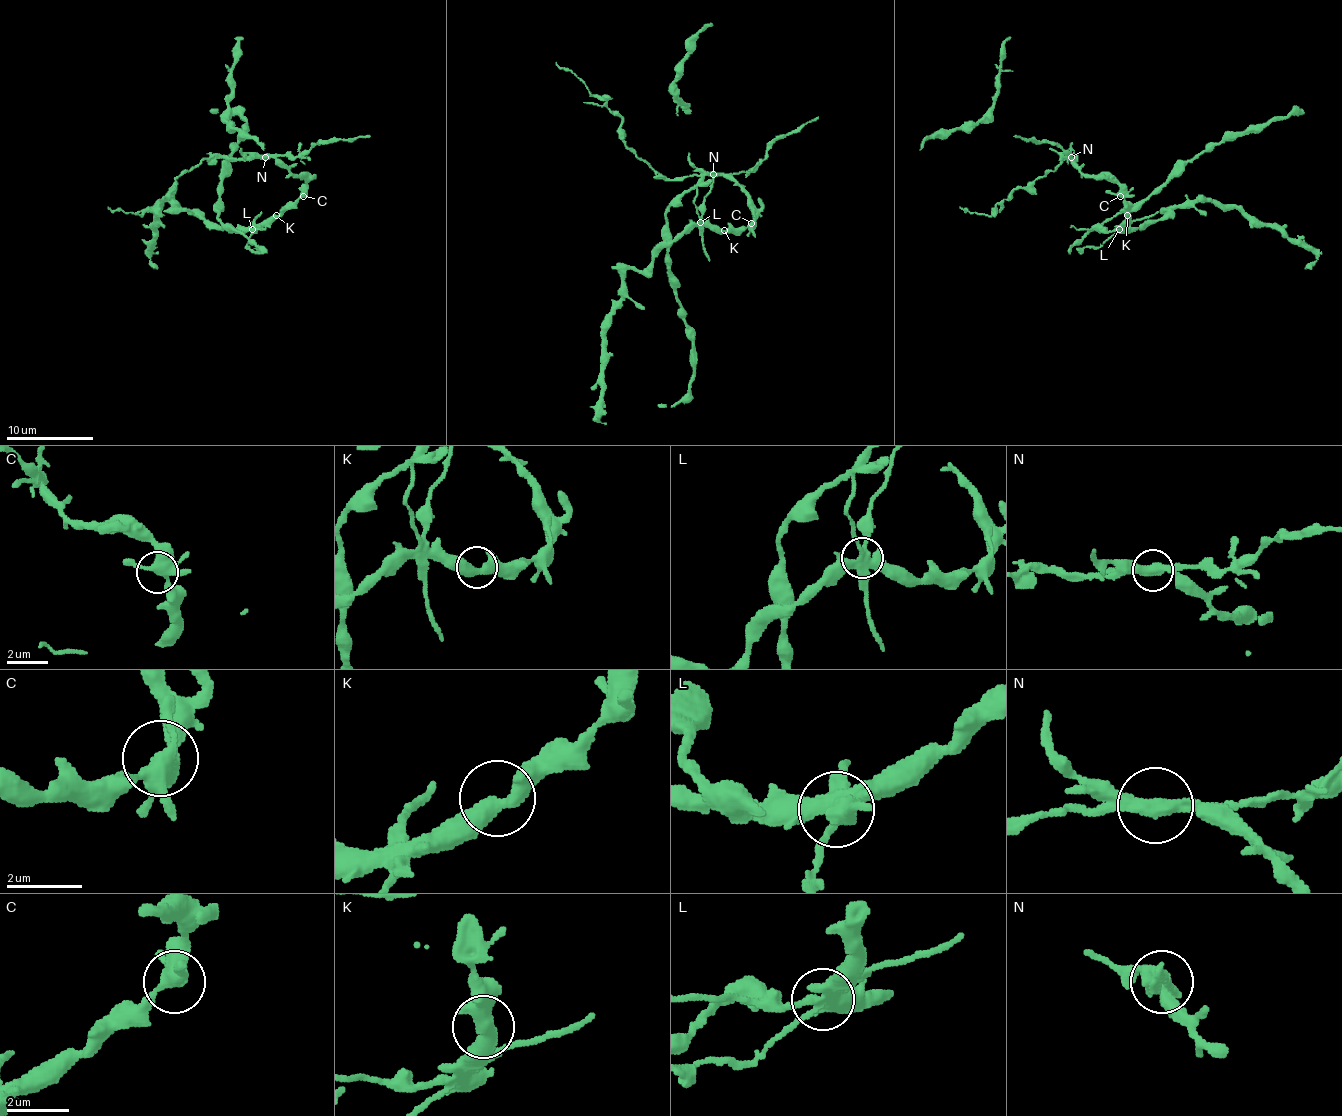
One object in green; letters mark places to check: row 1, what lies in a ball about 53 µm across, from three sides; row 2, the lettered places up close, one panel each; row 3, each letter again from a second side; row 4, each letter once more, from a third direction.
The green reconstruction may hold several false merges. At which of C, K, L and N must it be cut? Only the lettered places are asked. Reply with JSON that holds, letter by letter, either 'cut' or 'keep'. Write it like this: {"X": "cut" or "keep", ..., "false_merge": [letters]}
{"C": "keep", "K": "keep", "L": "cut", "N": "cut", "false_merge": ["L", "N"]}

